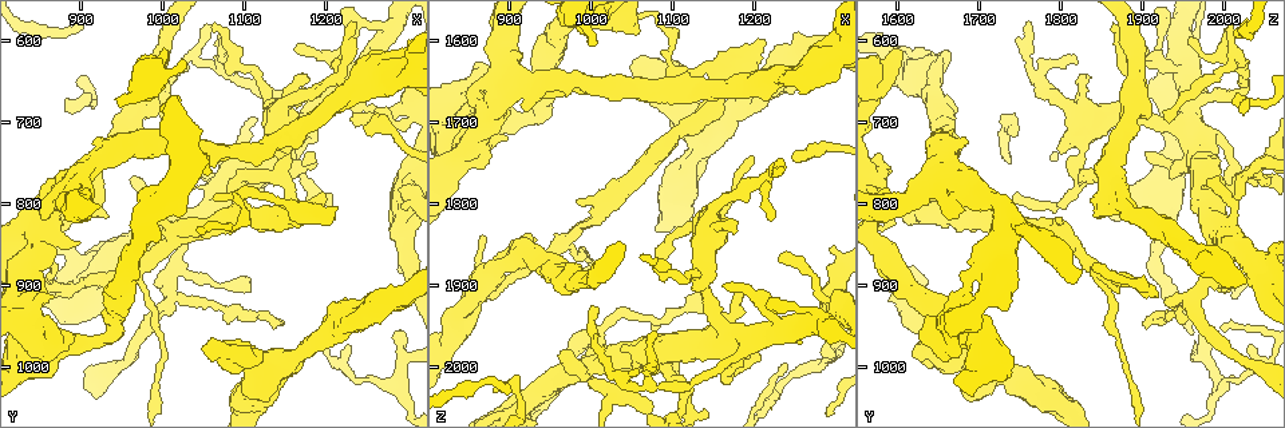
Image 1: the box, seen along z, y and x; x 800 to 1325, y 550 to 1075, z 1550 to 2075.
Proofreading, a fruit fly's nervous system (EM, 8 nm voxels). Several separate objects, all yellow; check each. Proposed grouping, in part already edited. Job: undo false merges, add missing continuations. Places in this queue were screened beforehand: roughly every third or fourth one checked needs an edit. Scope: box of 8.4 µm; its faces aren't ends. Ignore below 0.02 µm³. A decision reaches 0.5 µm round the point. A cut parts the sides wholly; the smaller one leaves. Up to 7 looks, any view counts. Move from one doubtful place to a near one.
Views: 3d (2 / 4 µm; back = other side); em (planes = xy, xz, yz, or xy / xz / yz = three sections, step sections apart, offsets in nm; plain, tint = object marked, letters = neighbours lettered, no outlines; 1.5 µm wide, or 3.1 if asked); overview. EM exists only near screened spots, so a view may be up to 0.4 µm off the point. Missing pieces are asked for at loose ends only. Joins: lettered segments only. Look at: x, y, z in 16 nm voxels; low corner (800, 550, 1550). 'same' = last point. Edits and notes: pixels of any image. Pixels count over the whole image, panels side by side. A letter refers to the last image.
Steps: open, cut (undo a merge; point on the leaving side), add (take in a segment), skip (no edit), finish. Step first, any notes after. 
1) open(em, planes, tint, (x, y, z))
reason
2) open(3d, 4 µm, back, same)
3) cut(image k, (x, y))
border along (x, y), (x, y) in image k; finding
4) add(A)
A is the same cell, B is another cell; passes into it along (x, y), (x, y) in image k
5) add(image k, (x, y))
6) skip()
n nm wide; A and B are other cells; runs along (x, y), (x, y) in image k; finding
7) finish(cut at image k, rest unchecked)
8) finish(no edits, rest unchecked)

open(3d, 4 µm, (1090, 785, 2000))
small branch off a trunk

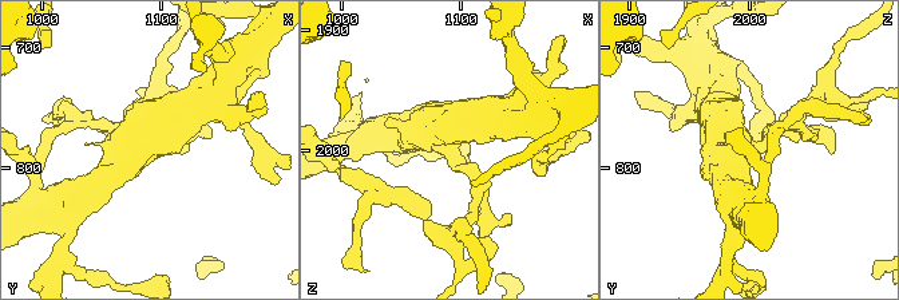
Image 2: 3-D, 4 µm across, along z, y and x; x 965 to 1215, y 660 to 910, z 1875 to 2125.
open(em, xz, step 4, tint, (1088, 784, 2000))
3 arms; arms of 180, 420, 500 nm; shape alone is not enough

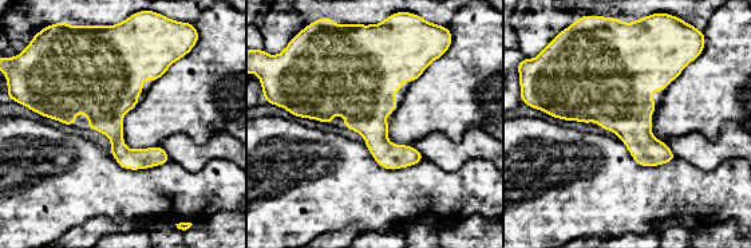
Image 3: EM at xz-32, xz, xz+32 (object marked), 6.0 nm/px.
open(em, planes, letters, same)

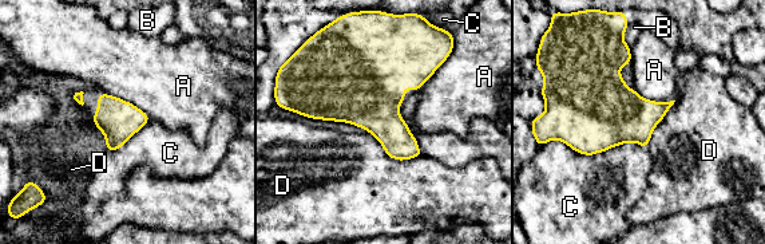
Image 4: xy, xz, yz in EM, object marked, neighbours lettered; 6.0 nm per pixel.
skip()
240 nm wide; A, B, C and D are other cells; border along (368, 132), (393, 158), (421, 156) in image 4; continuous, no second cell

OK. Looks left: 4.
open(3d, 4 µm, (1010, 905, 1970))
four or more arms meet

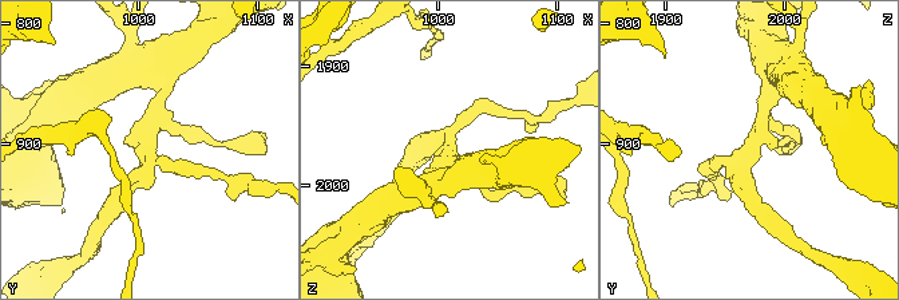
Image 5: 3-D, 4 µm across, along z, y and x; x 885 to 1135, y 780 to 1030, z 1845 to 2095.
open(em, planes, letters, (1006, 908, 1972))
4 arms

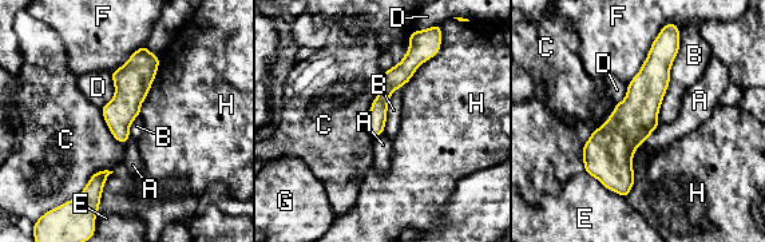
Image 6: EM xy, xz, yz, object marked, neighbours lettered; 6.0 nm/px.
skip()
A, B, C, D, E, F, G and H are other cells; border along (680, 34), (658, 123) in image 6; all the same cell

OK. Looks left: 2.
open(3d, 4 µm, (930, 815, 1845))
an open end

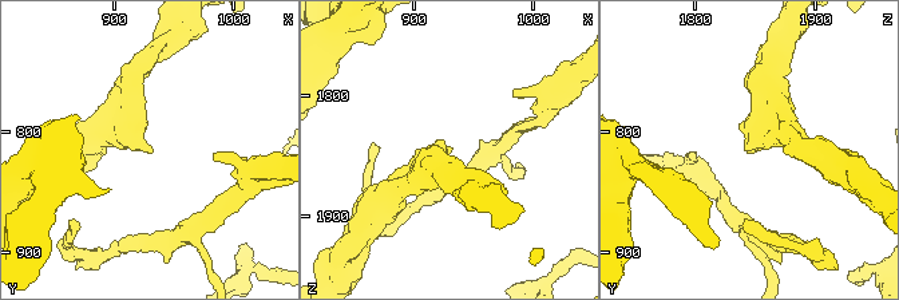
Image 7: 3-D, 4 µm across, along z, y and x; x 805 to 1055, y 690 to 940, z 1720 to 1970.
open(em, xz, step 8, letters, (930, 818, 1842))
shape alone is not enough

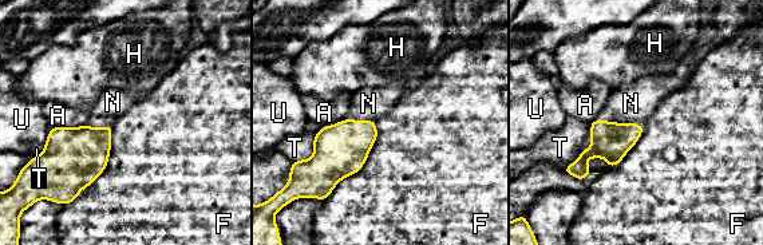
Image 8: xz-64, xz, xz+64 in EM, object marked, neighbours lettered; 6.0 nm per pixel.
add(N)
N is the same cell, A, F, H, T and U are other cells; passes into it along (611, 141), (620, 123), (631, 103) in image 8; the cell continues

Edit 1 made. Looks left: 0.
finish(add at image 8, rest unchecked)

